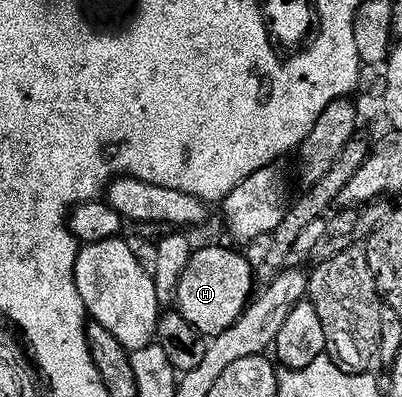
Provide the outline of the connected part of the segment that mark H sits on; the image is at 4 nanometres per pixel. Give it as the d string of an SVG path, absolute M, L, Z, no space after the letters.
M200 248L192 253L190 262L176 287L175 311L201 333L211 338L221 336L247 310L253 297L254 264L232 248Z

